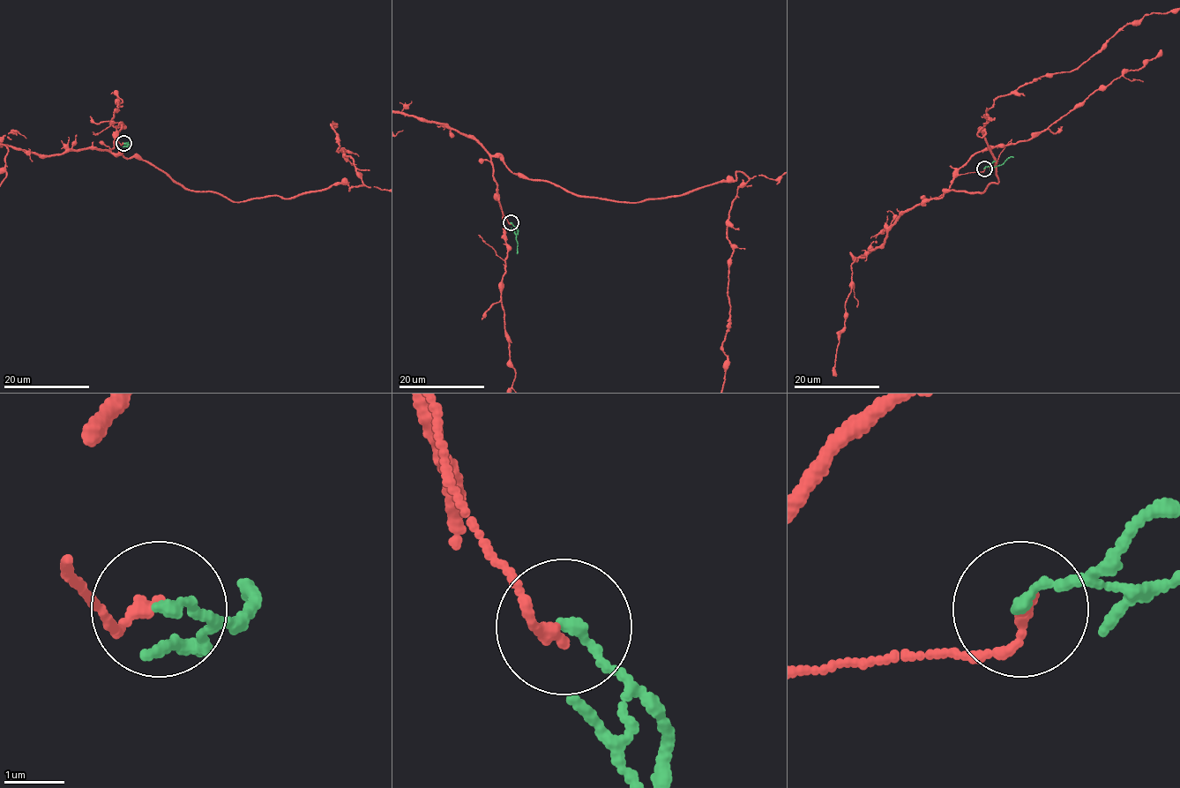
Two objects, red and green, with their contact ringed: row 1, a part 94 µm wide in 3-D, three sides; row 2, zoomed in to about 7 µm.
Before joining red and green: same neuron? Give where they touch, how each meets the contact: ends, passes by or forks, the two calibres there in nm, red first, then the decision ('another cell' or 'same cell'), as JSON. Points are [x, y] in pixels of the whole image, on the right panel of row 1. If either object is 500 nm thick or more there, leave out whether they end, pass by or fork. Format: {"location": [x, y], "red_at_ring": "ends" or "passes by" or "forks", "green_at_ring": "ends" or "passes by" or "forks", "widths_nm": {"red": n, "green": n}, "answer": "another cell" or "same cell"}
{"location": [984, 168], "red_at_ring": "ends", "green_at_ring": "ends", "widths_nm": {"red": 190, "green": 160}, "answer": "another cell"}

